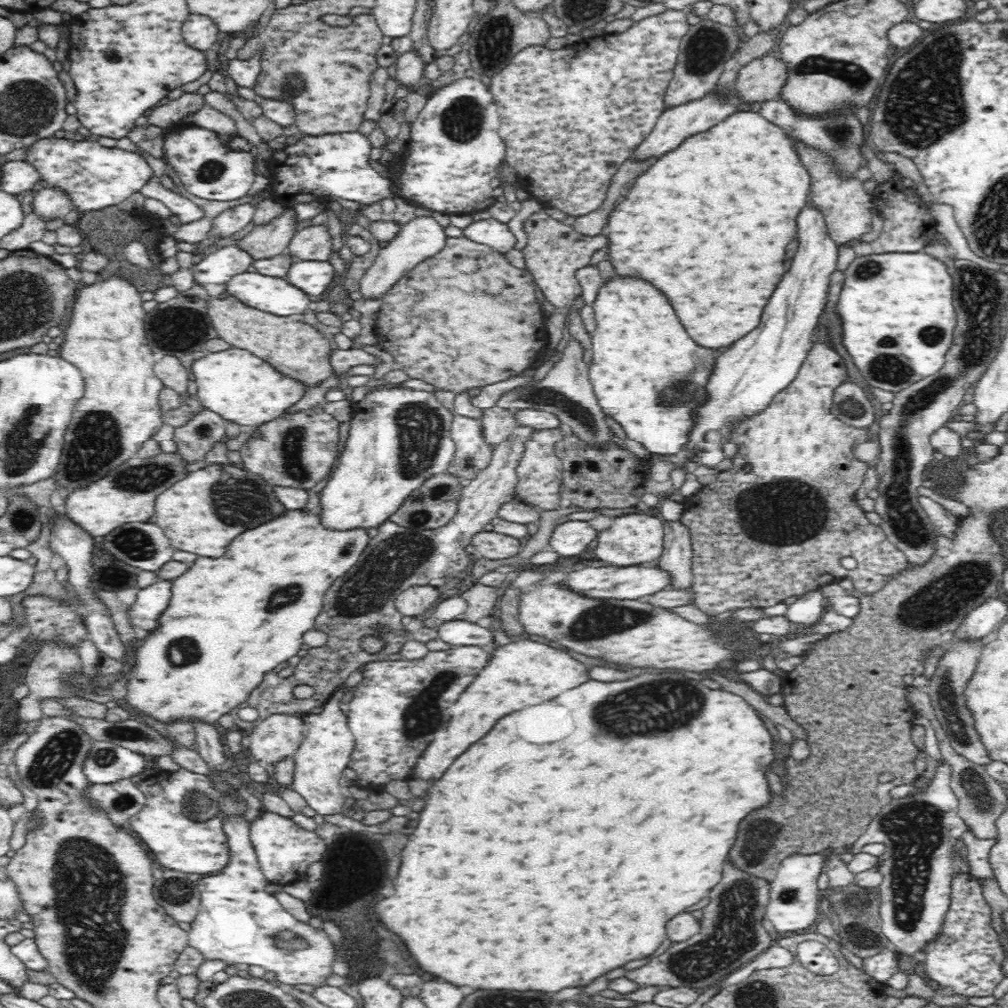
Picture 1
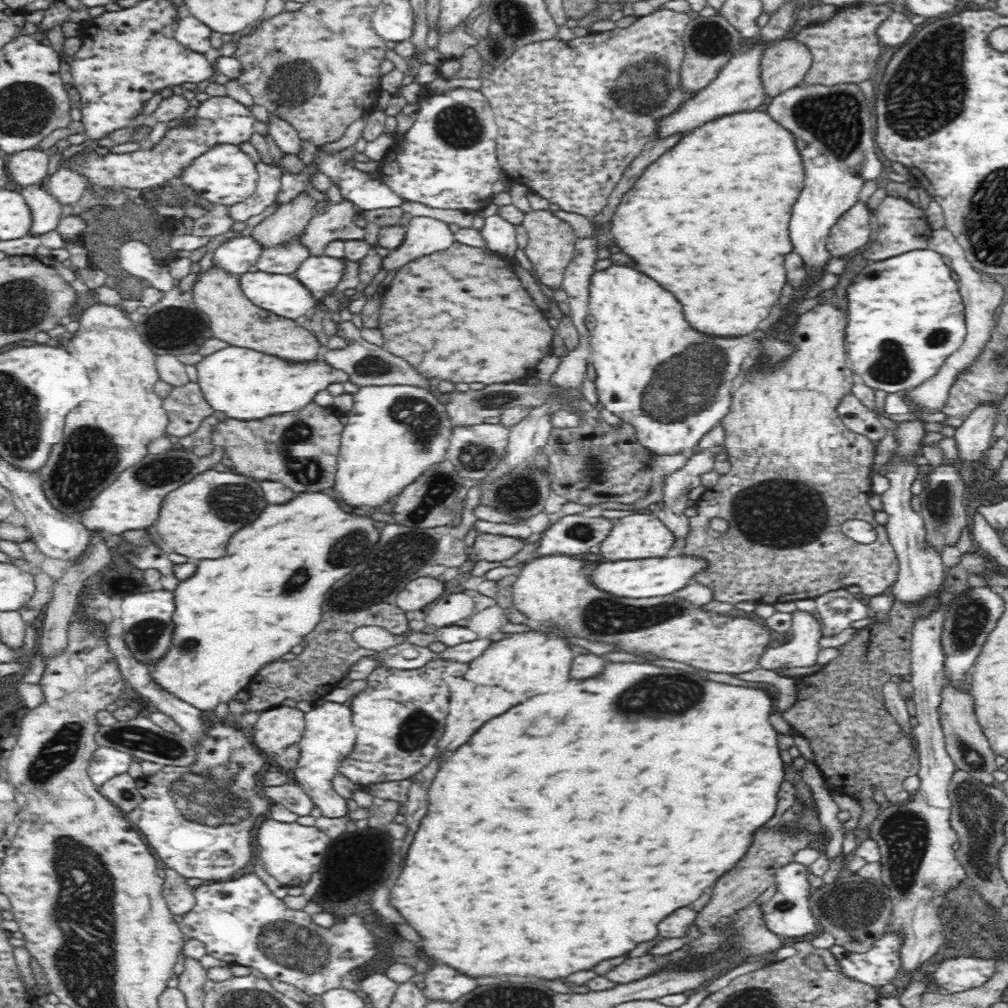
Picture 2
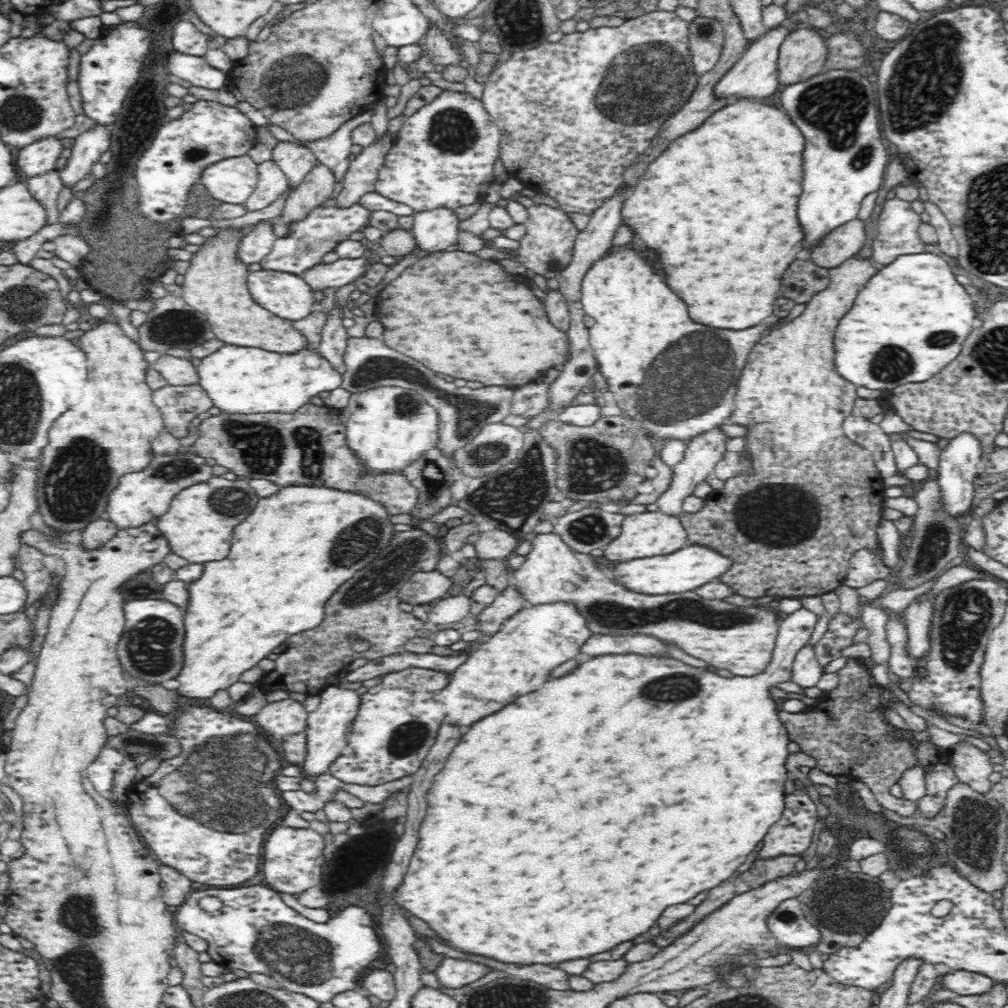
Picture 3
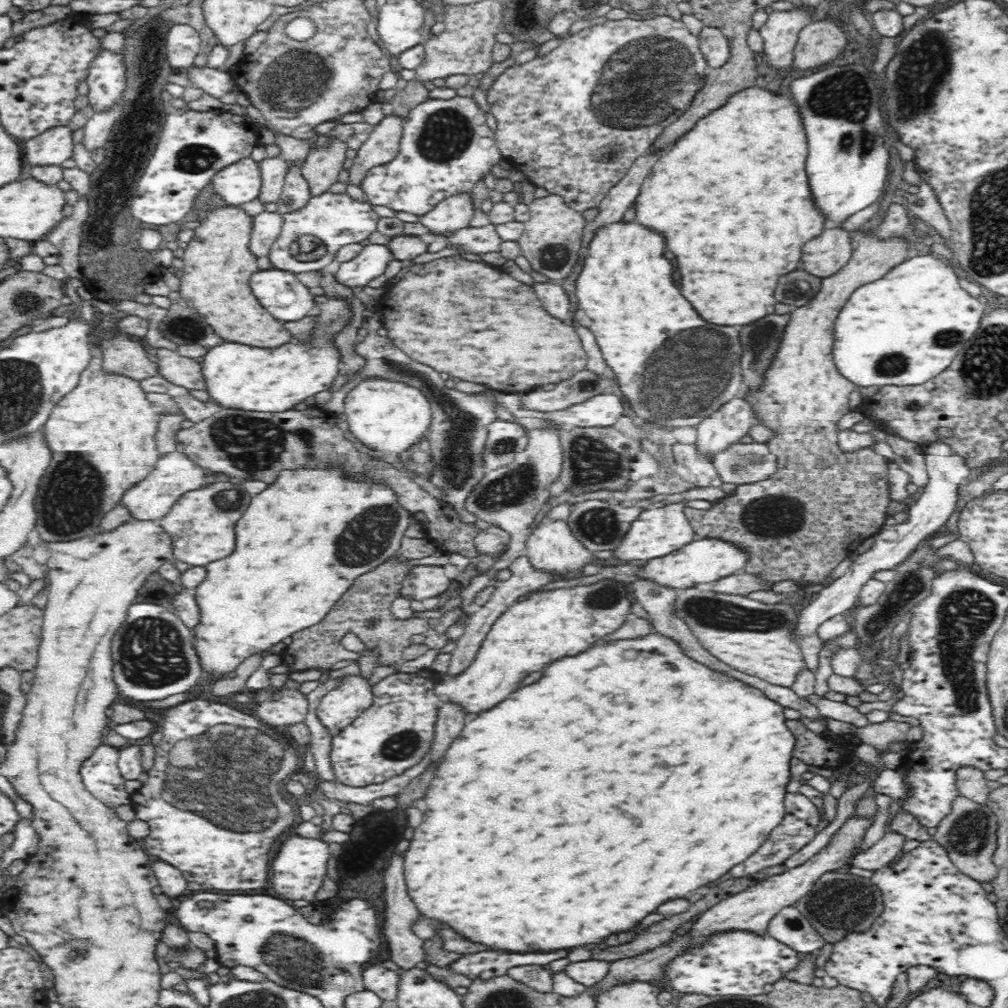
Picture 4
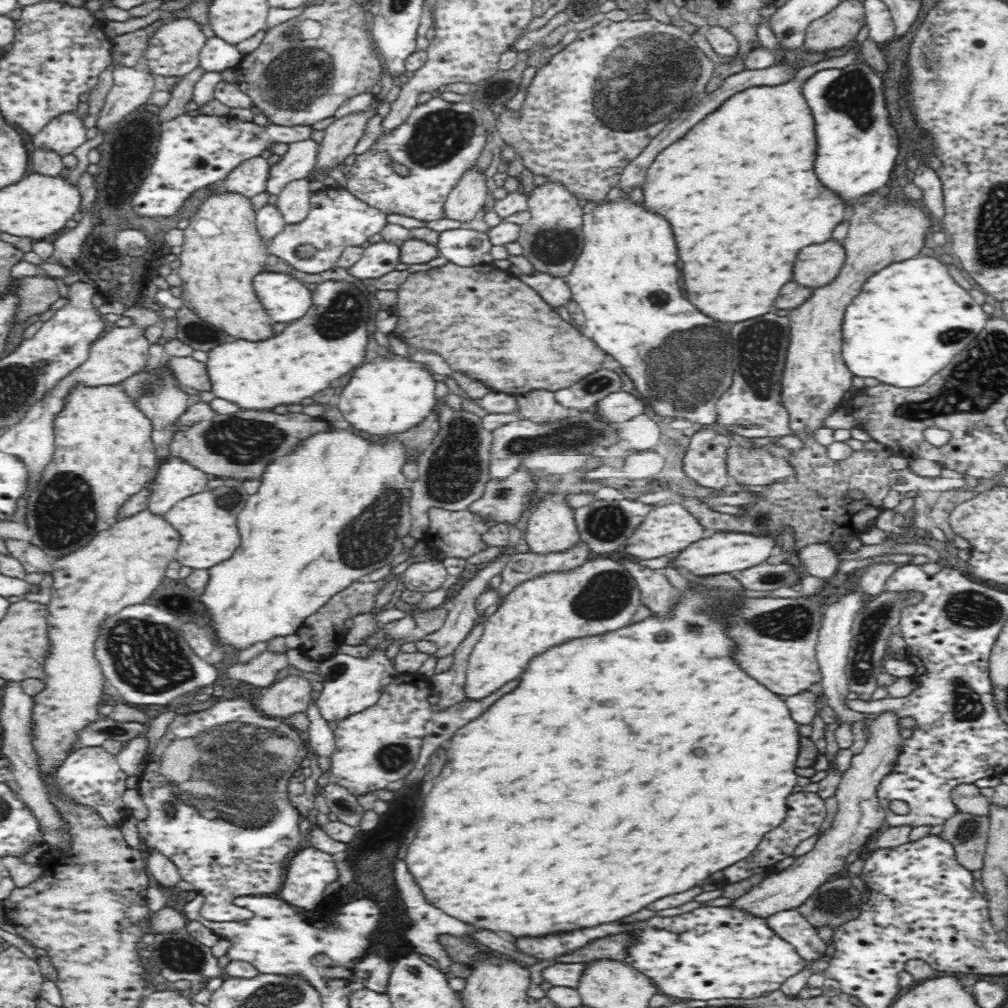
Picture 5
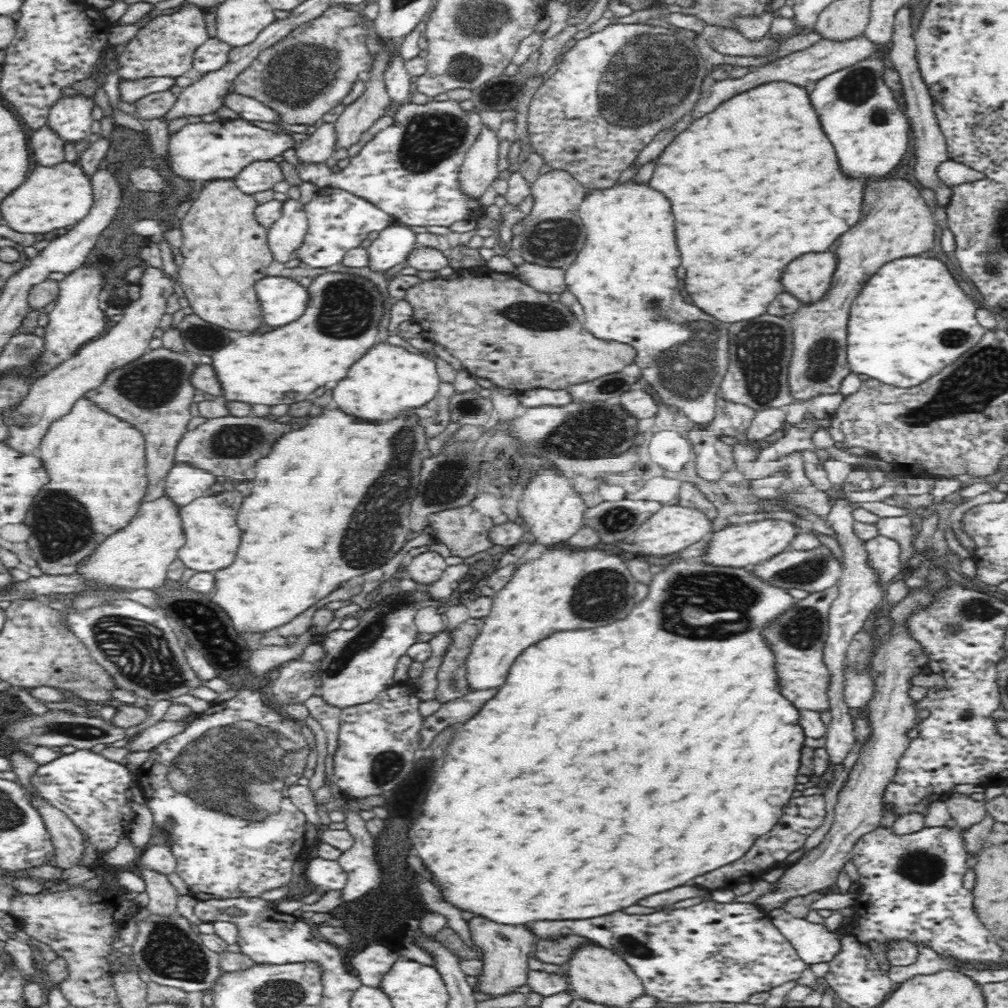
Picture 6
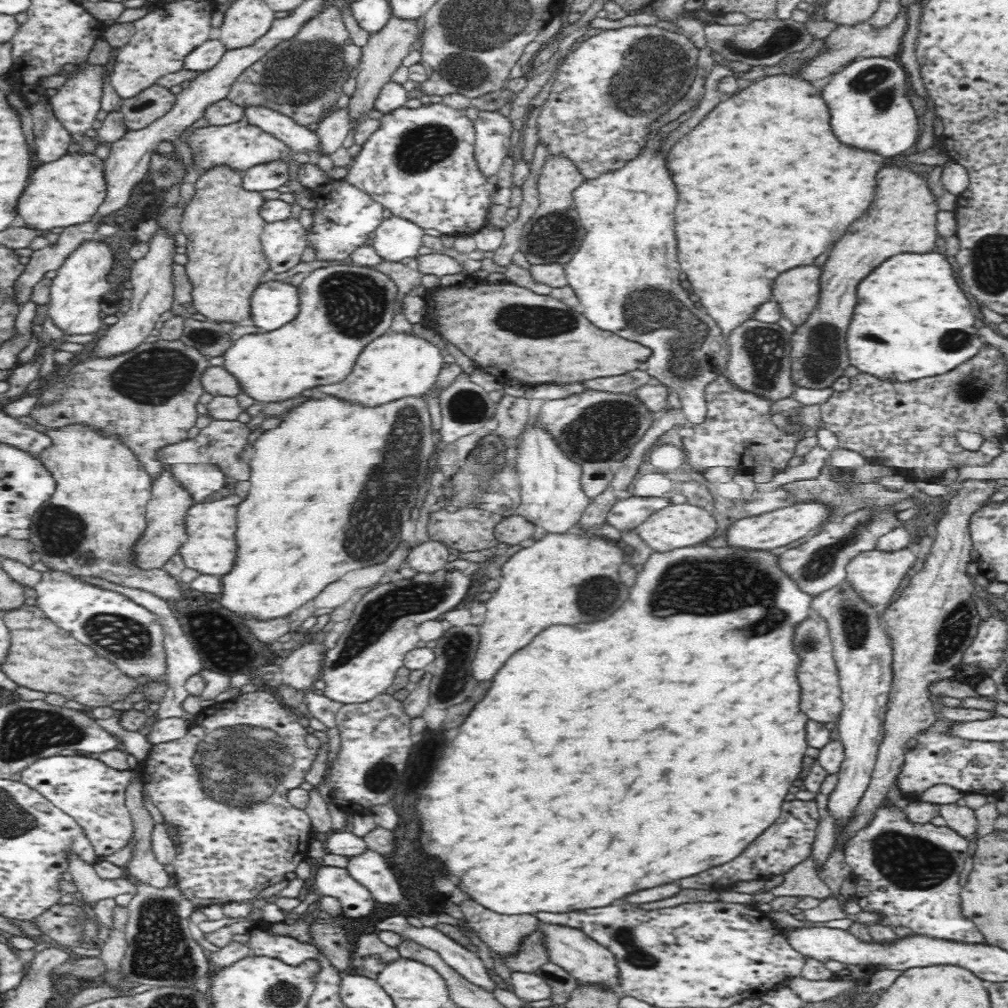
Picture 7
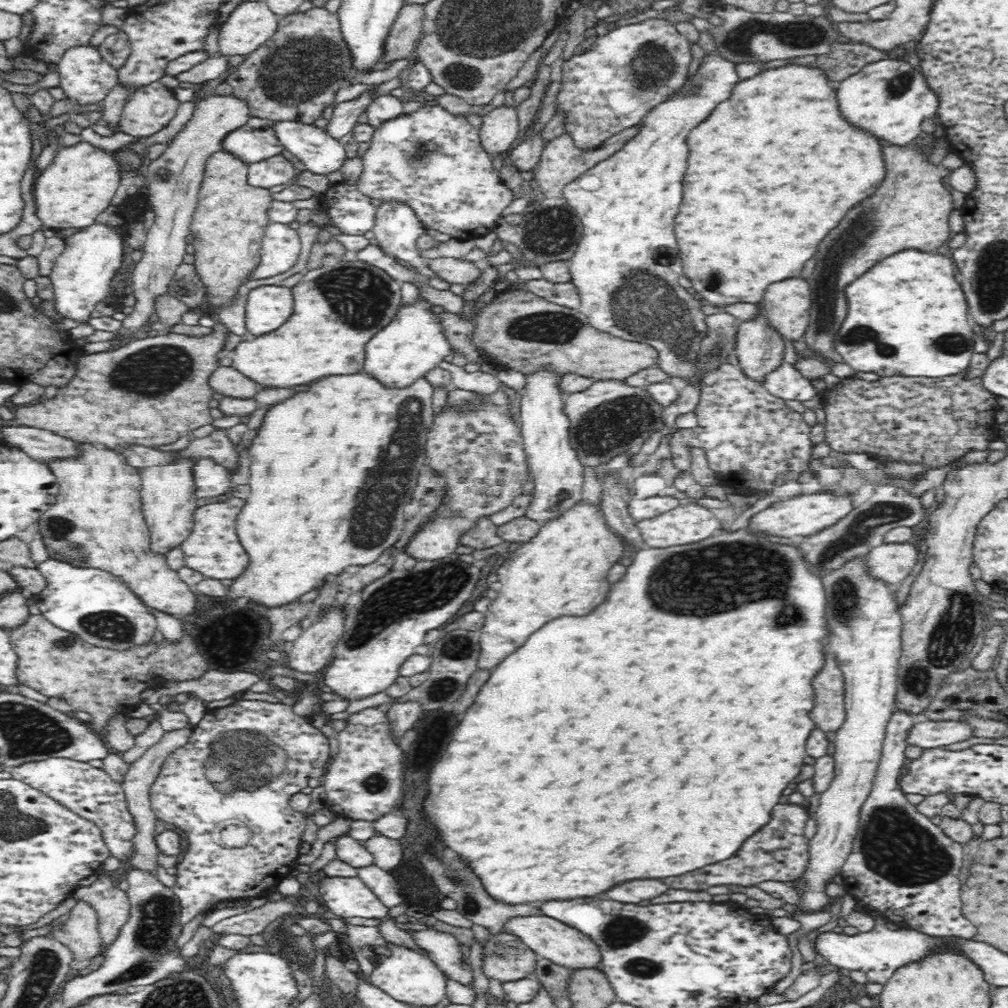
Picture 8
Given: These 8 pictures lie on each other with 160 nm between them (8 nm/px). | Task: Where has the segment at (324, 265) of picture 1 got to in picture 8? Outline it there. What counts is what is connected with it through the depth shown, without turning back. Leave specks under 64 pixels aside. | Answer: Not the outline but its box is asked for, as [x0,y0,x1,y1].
[372,199,438,278]

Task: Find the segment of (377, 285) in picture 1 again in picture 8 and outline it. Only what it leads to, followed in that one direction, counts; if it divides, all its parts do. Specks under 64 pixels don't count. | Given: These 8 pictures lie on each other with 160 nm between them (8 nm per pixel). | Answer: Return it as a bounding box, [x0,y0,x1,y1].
[480,107,519,158]

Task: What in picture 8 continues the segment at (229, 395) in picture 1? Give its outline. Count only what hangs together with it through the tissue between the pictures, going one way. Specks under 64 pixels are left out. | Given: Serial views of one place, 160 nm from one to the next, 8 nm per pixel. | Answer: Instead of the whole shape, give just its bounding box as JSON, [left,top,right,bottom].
[231,260,400,388]

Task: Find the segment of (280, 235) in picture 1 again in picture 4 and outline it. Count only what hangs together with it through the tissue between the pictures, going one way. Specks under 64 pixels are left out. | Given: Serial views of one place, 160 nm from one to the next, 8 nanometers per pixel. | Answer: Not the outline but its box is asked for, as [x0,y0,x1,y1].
[301,139,348,197]

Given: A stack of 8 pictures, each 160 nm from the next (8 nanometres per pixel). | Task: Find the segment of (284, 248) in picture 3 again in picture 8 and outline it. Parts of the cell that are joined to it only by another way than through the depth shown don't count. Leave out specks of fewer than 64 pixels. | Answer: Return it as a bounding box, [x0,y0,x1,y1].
[319,183,376,234]

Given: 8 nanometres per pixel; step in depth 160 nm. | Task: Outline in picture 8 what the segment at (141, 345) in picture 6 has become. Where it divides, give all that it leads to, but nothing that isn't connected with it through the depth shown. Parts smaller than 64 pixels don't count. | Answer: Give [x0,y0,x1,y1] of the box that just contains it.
[117,94,251,343]

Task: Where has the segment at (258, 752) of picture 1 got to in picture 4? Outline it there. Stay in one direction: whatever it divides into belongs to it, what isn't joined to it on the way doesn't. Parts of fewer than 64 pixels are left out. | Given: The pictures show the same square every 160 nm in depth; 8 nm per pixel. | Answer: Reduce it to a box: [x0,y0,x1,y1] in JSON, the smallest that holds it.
[254,683,309,727]

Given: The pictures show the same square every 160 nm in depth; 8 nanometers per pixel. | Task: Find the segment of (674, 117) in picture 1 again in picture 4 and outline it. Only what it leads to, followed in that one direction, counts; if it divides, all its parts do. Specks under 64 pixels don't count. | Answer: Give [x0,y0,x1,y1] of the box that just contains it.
[759,7,815,70]

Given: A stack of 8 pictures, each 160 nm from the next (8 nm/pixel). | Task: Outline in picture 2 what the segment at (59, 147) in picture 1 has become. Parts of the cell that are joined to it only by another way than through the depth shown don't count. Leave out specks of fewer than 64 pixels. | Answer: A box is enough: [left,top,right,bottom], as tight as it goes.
[61,96,255,200]

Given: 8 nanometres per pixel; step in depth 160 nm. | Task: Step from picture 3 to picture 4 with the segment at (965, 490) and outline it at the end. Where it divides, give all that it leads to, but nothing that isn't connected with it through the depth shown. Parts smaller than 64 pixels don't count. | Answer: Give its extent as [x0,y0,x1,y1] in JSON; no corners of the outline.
[794,453,972,637]

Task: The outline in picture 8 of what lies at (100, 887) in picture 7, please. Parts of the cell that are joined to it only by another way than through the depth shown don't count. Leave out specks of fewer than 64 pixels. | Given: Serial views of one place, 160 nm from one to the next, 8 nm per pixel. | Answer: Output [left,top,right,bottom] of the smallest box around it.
[50,901,104,970]

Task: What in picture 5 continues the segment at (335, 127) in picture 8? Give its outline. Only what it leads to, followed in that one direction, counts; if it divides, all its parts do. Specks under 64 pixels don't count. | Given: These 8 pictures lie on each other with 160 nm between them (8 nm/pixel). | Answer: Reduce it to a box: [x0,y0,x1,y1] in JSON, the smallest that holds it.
[266,139,318,196]

